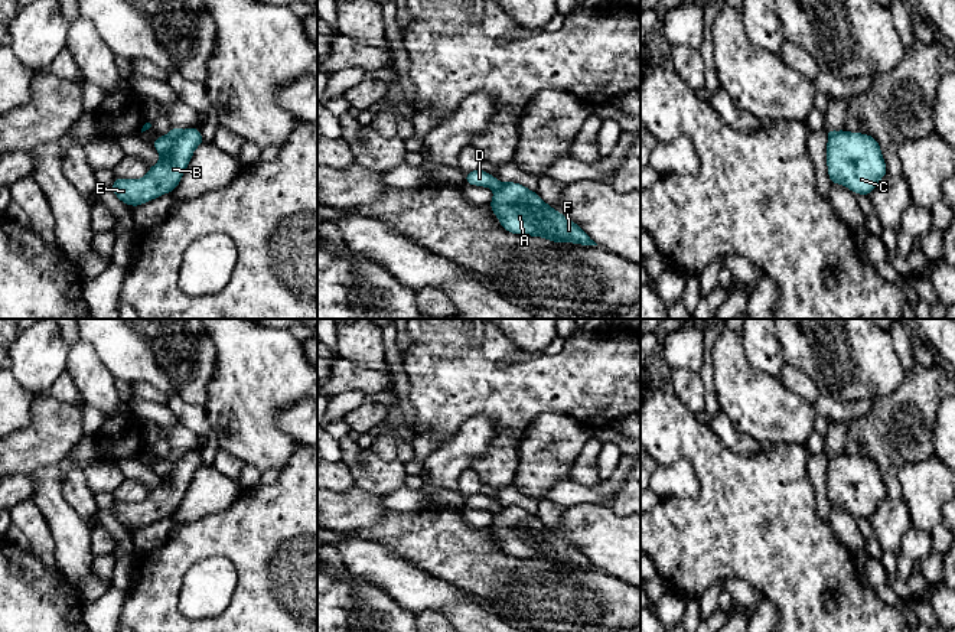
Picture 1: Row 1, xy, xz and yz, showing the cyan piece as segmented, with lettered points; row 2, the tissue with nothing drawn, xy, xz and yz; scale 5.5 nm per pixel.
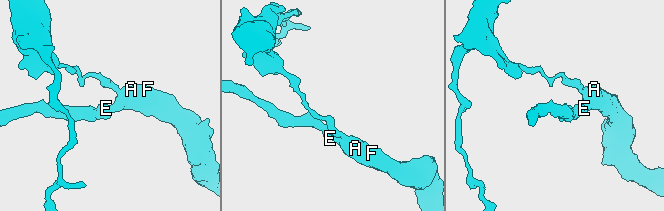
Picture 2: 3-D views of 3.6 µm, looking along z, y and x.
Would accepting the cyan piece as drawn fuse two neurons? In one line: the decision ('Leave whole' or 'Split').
Split

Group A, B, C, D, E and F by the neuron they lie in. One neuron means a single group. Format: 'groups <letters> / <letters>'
groups A B C E F / D

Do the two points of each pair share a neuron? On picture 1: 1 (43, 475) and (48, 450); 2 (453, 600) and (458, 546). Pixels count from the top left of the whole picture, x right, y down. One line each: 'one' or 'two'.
1: two
2: two

